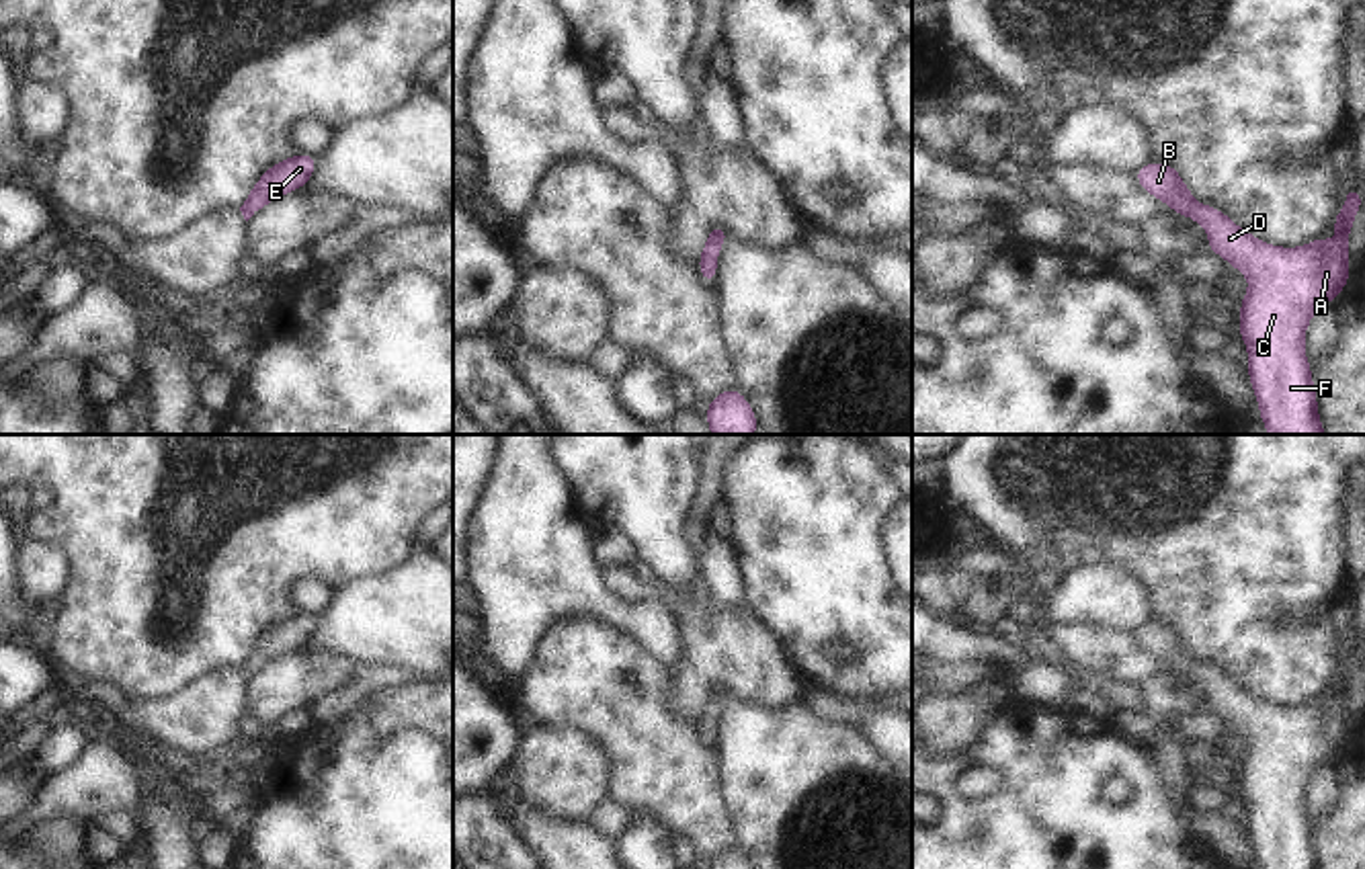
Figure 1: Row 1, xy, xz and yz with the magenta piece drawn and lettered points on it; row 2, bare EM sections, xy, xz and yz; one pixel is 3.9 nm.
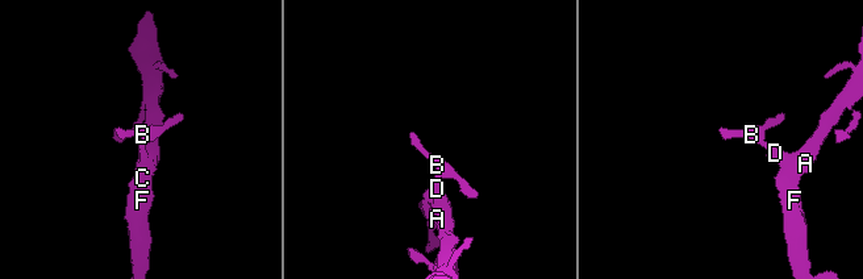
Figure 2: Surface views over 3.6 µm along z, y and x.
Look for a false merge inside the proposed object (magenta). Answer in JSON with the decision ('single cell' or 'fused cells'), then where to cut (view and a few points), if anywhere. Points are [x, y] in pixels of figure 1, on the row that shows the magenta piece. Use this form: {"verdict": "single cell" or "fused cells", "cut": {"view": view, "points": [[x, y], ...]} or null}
{"verdict": "single cell", "cut": null}

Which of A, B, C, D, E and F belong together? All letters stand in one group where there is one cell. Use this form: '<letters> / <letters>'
A B C D E F

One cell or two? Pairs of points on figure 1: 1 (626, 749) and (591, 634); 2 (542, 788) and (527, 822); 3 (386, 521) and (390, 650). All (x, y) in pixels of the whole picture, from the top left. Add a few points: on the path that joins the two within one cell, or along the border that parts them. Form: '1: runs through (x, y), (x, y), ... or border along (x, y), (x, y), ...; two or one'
1: runs through (626, 720), (622, 699), (591, 669), (591, 663); one
2: border along (513, 798), (548, 816), (576, 824); two
3: border along (415, 548), (402, 562), (351, 578), (343, 587); two

